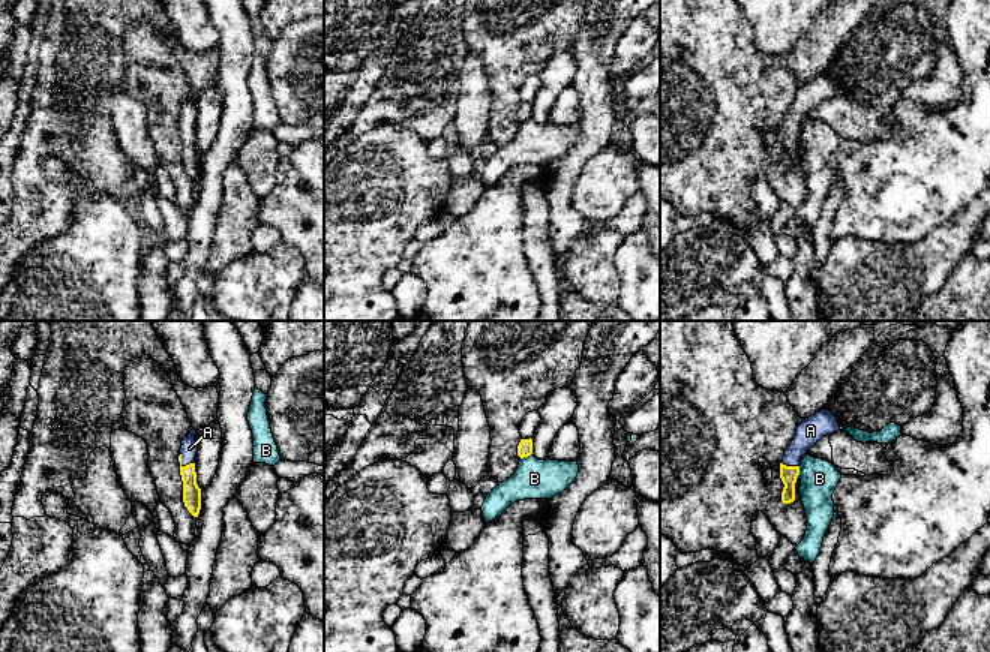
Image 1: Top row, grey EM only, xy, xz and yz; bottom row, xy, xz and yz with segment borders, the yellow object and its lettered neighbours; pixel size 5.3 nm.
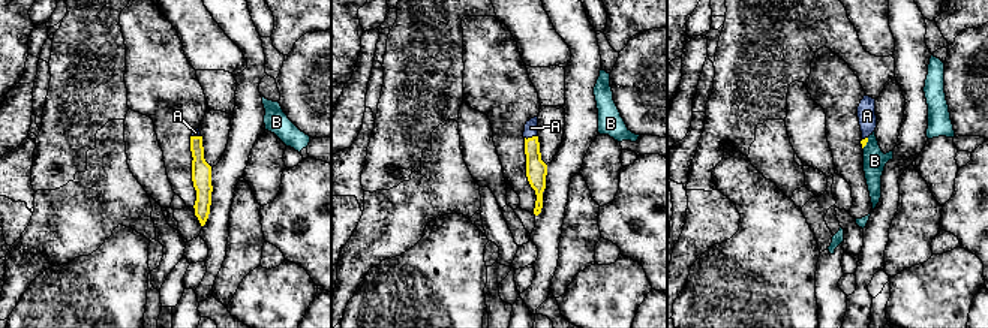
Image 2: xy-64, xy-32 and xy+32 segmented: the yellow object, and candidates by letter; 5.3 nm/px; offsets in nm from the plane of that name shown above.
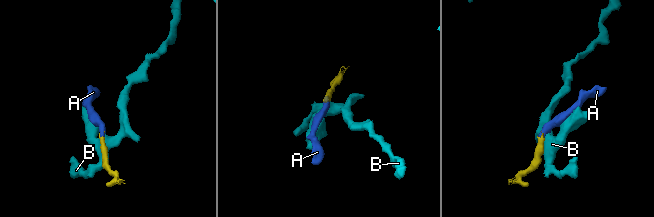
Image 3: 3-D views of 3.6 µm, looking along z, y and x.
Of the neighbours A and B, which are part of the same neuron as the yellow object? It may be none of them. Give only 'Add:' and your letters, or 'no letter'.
Add: A

